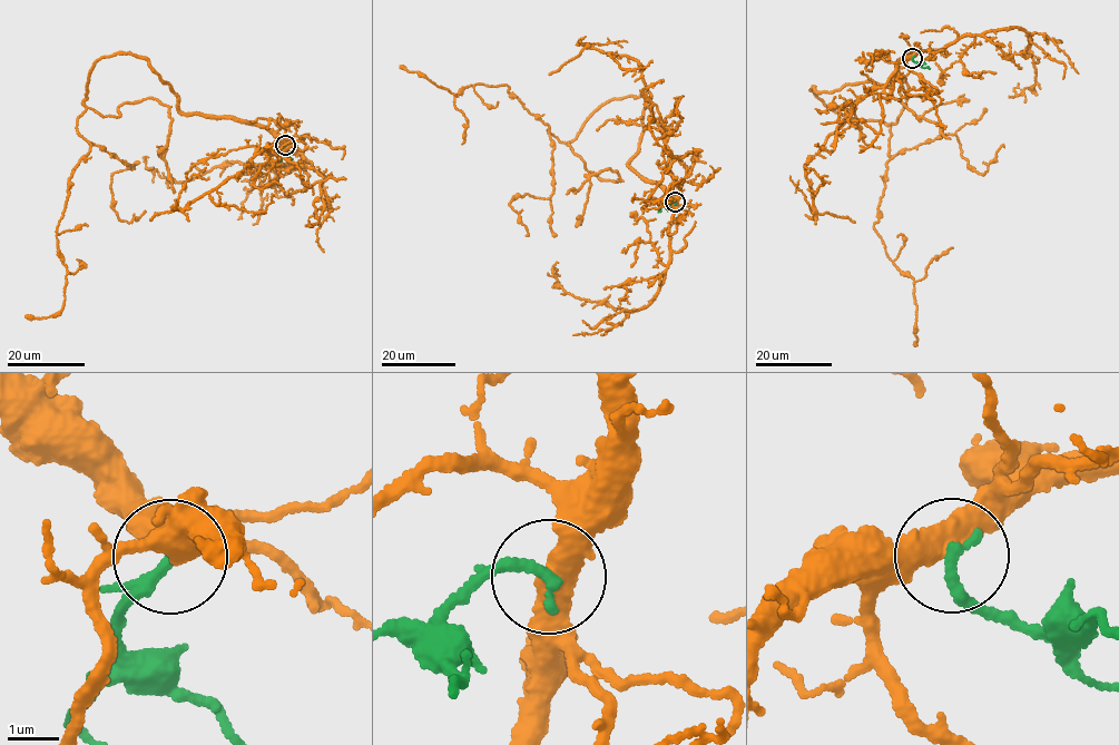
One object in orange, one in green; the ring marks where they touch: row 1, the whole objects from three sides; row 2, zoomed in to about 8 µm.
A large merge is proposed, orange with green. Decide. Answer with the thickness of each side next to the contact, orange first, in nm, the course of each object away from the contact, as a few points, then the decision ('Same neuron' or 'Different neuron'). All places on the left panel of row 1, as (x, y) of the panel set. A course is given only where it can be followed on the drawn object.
Thickness 480 nm (orange) against 280 nm. Course of orange: (285, 144), (179, 110), (143, 58), (96, 60), (77, 118), (90, 150), (56, 235), (65, 304), (26, 315). Course of green: (285, 145), (278, 156), (280, 162). Different neuron

